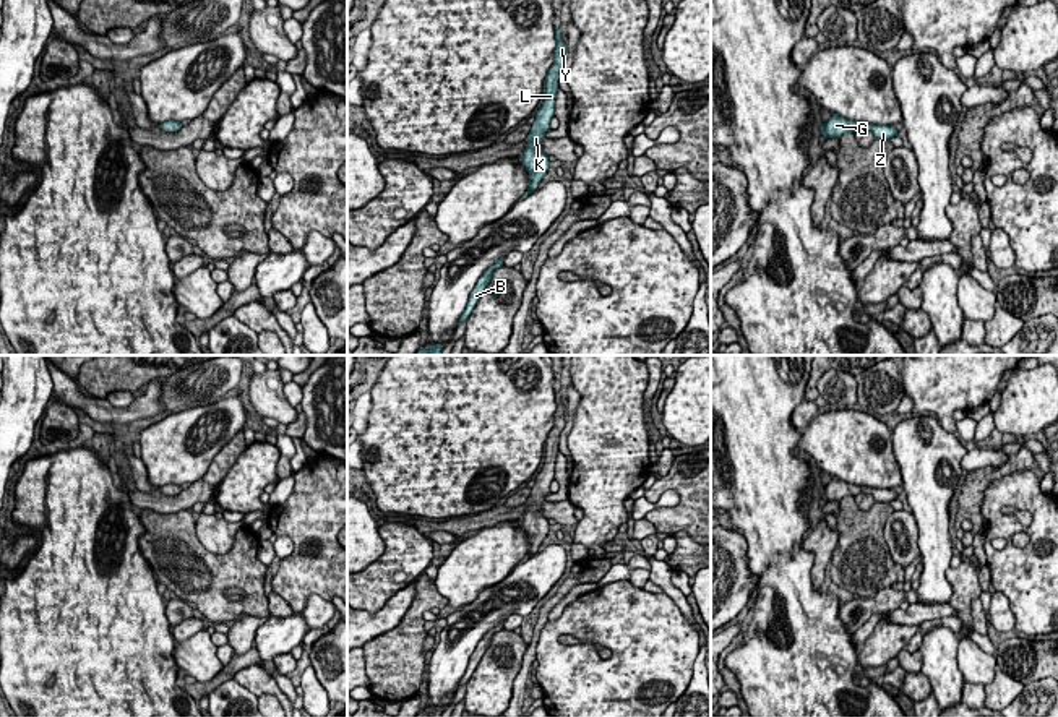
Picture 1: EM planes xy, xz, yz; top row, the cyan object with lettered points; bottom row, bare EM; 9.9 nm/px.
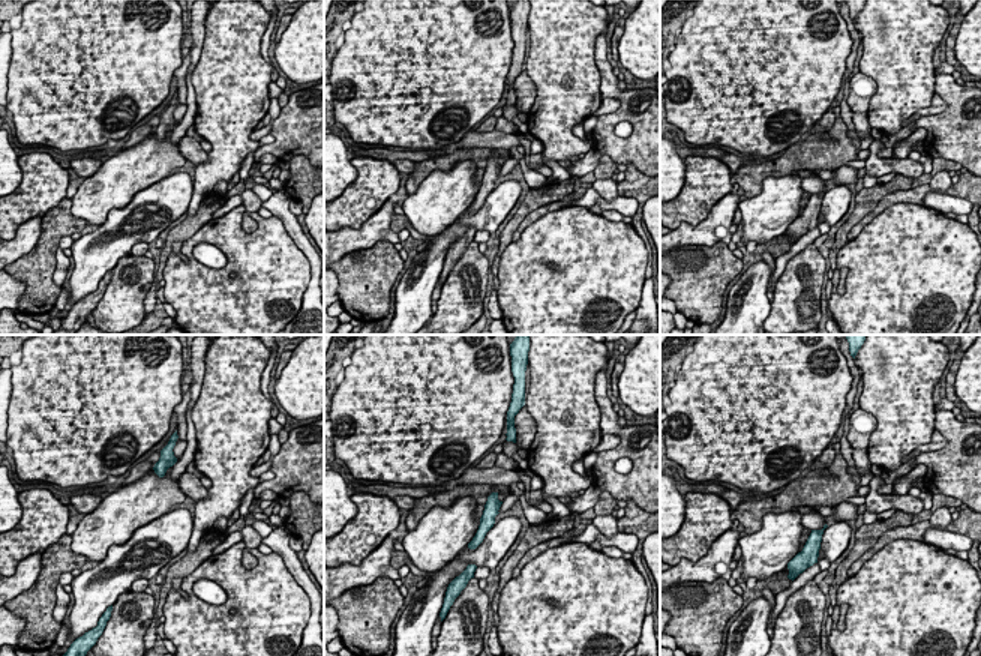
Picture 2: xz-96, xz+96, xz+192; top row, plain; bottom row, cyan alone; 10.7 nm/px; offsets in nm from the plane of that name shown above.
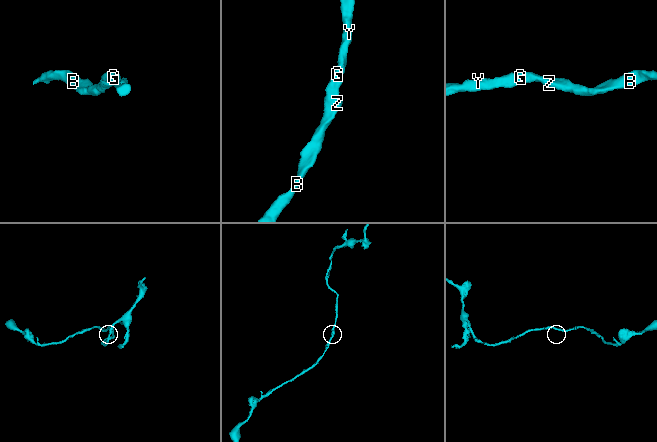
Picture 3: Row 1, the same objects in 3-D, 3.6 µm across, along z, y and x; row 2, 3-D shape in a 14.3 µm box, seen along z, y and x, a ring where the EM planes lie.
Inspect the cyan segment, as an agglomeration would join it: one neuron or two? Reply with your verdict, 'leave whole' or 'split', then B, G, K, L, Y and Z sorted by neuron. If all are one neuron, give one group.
leave whole | B G K L Y Z

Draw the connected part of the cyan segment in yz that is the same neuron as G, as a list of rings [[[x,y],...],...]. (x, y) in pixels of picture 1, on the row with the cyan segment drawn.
[[[832,115],[823,123],[821,131],[815,135],[823,135],[826,140],[841,138],[844,133],[857,133],[858,130],[871,130],[875,138],[889,140],[897,136],[897,130],[892,125],[873,125],[865,122],[849,120],[839,115]]]

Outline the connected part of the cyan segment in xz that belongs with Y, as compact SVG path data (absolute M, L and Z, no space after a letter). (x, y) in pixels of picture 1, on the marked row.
M557 26L555 28L557 47L553 52L553 65L550 67L545 78L544 102L535 114L535 122L532 123L531 133L526 138L527 148L521 156L524 169L531 174L529 175L531 185L527 191L523 195L523 198L526 198L527 195L537 190L540 180L544 178L544 175L550 167L548 156L542 152L542 140L545 138L545 131L550 128L550 120L555 115L558 76L566 58L566 45L560 36L561 36L561 31Z

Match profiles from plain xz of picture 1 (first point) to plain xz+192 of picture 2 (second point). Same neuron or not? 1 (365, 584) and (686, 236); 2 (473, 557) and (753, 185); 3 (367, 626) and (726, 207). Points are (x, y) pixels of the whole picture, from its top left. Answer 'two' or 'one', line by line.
1: two
2: two
3: one

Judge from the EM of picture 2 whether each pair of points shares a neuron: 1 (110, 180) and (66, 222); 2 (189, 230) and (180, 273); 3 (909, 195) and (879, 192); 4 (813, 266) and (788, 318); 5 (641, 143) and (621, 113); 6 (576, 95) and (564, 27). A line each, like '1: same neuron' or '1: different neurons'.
1: different neurons
2: different neurons
3: different neurons
4: same neuron
5: same neuron
6: same neuron

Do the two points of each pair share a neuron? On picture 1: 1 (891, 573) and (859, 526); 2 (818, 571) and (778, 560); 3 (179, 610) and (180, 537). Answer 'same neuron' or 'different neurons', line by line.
1: same neuron
2: different neurons
3: different neurons

